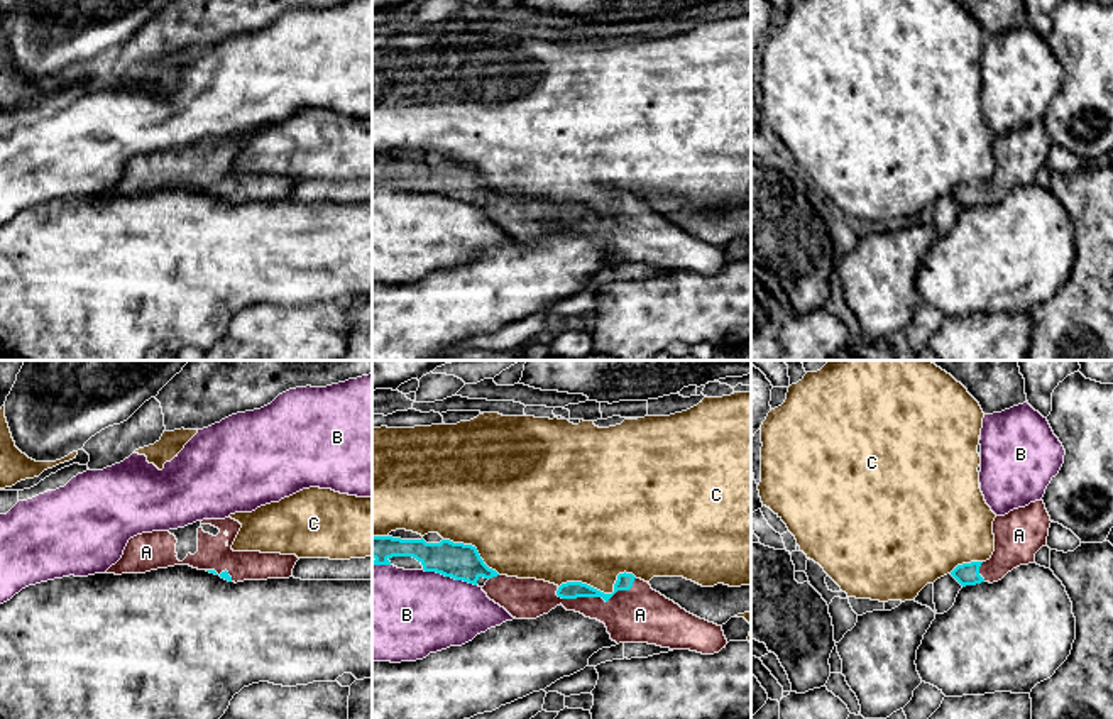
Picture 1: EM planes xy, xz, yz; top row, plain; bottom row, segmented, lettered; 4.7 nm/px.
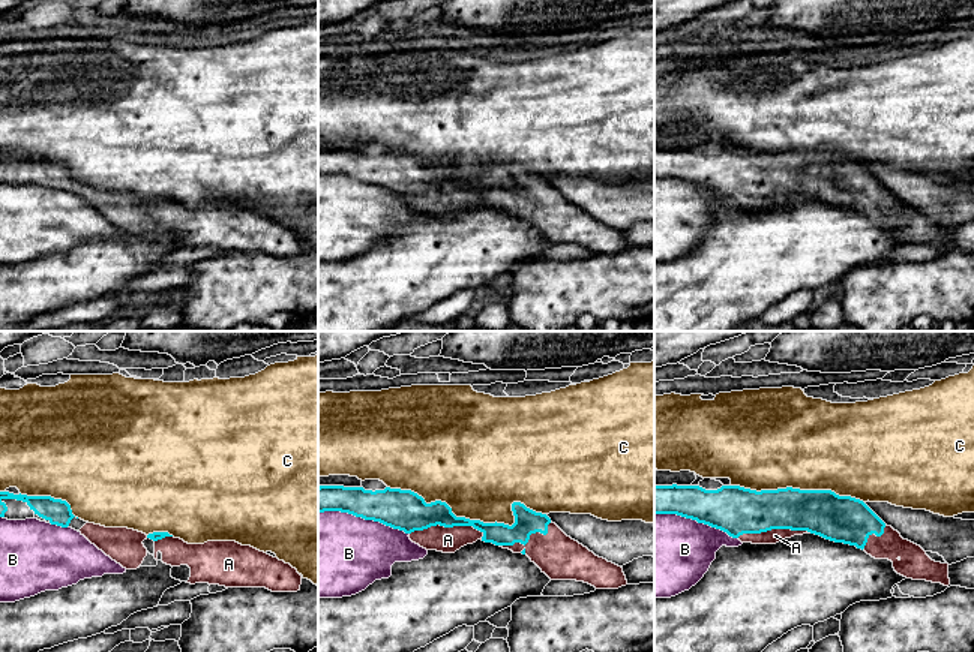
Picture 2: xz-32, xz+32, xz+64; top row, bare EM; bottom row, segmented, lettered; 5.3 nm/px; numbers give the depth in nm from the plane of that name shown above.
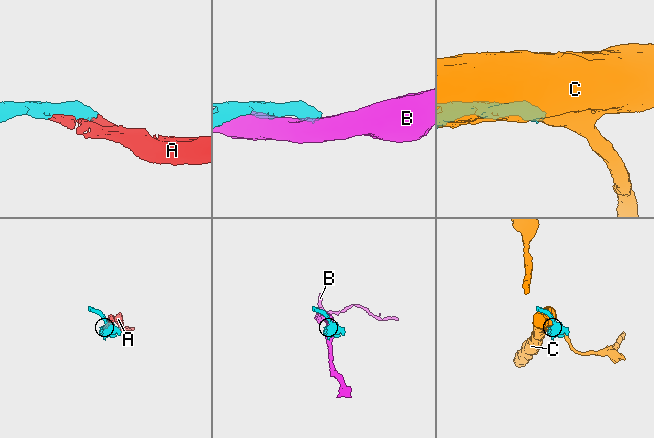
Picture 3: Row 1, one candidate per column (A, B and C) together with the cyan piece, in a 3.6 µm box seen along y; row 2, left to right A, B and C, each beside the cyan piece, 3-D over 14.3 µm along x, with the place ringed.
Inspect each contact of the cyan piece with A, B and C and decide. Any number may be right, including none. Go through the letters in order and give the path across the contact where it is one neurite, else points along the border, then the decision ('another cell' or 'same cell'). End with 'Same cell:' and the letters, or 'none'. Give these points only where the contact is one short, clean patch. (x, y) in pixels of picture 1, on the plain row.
A: same cell
B: another cell
C: another cell
Same cell: A

